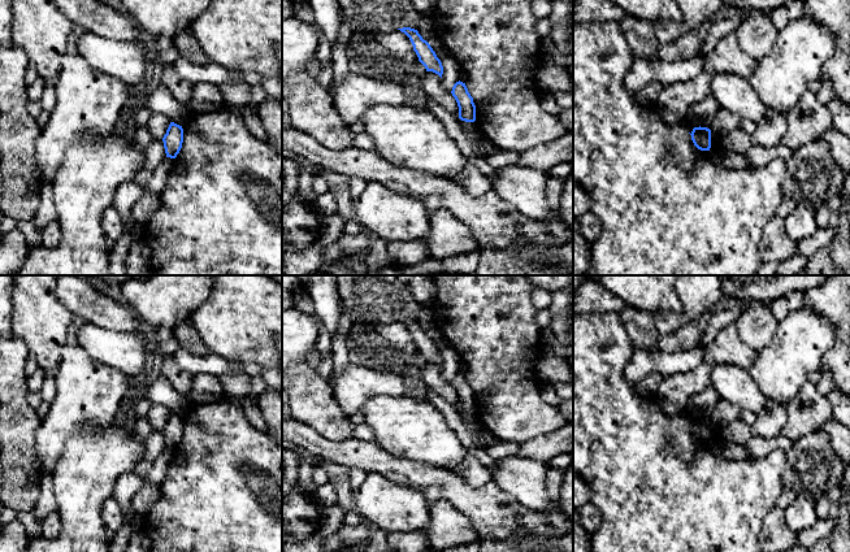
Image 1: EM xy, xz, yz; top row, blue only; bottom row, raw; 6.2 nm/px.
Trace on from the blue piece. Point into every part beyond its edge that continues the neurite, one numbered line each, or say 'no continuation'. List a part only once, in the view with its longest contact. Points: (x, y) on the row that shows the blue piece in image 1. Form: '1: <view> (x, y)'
no continuation

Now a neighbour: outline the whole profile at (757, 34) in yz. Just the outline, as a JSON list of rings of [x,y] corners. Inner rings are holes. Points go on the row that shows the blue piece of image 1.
[[[753,10],[737,31],[738,45],[753,61],[769,53],[779,30],[769,12]]]

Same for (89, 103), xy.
[[[68,52],[55,90],[56,107],[36,140],[40,184],[53,181],[69,148],[112,134],[122,108],[135,97],[129,84]]]

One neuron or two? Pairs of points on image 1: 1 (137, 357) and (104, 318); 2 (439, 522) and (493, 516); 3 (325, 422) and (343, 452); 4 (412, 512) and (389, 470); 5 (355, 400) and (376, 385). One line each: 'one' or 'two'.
1: two
2: two
3: two
4: two
5: one

